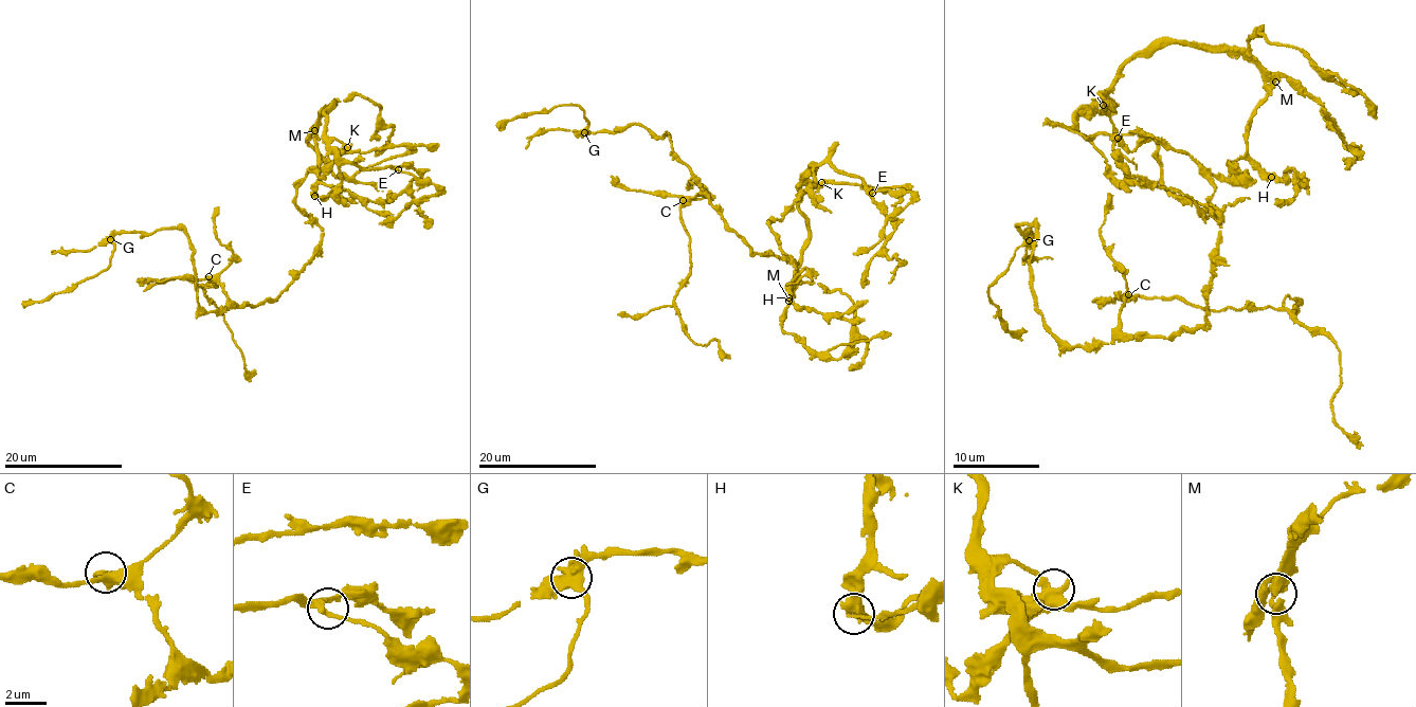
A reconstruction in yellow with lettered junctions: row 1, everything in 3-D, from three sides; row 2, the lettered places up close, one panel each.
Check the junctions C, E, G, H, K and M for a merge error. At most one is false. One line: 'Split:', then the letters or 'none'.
Split: none

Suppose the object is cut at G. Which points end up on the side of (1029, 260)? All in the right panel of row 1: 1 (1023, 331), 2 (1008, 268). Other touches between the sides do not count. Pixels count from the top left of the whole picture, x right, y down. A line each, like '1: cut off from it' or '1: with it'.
1: cut off from it
2: cut off from it

